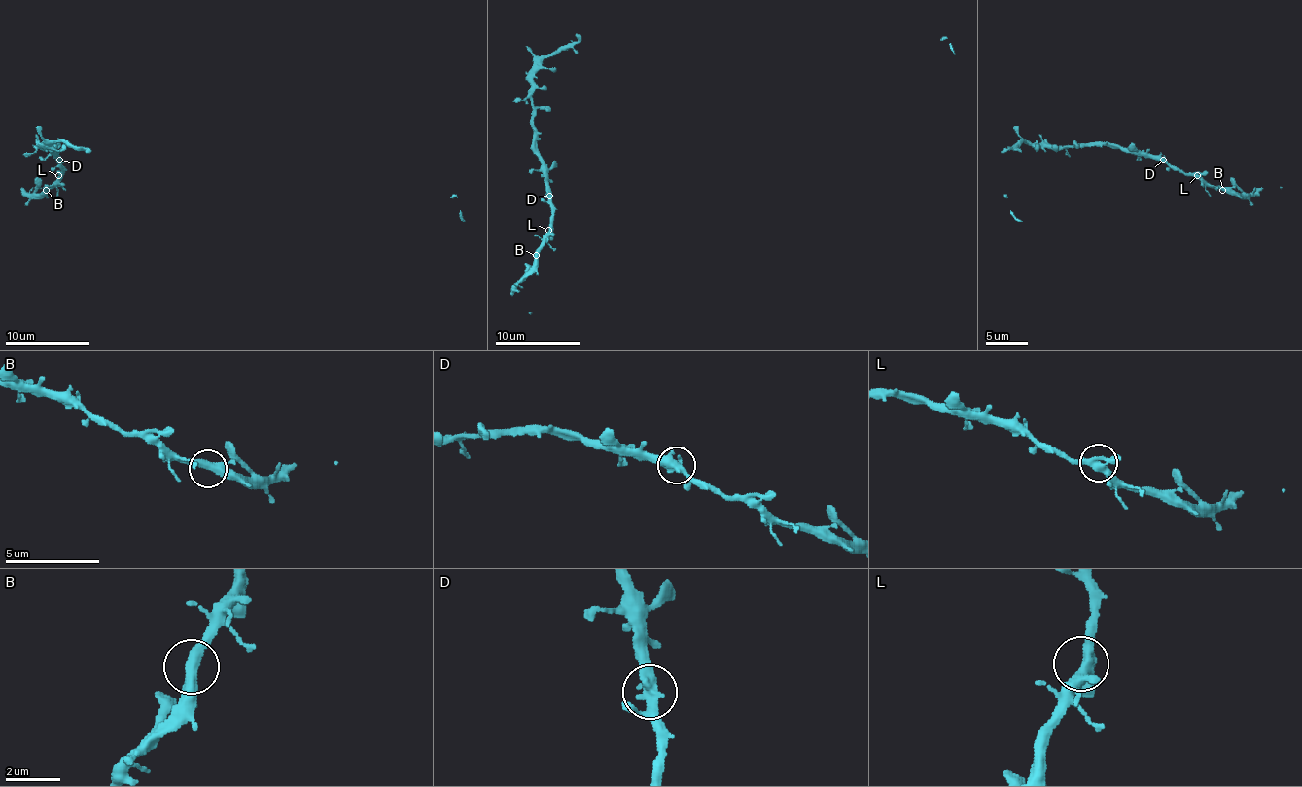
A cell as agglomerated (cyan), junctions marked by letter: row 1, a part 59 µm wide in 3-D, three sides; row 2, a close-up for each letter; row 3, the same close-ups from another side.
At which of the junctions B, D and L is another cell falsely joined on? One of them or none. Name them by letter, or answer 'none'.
none

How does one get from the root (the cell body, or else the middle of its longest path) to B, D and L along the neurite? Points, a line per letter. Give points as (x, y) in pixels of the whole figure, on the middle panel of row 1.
B: (580, 39), (550, 52), (534, 77), (534, 152), (550, 204), (550, 232), (536, 255)
D: (580, 39), (550, 52), (534, 77), (534, 152), (540, 162), (548, 196)
L: (580, 39), (550, 52), (534, 77), (534, 152), (540, 162), (546, 198), (550, 204), (548, 230)

